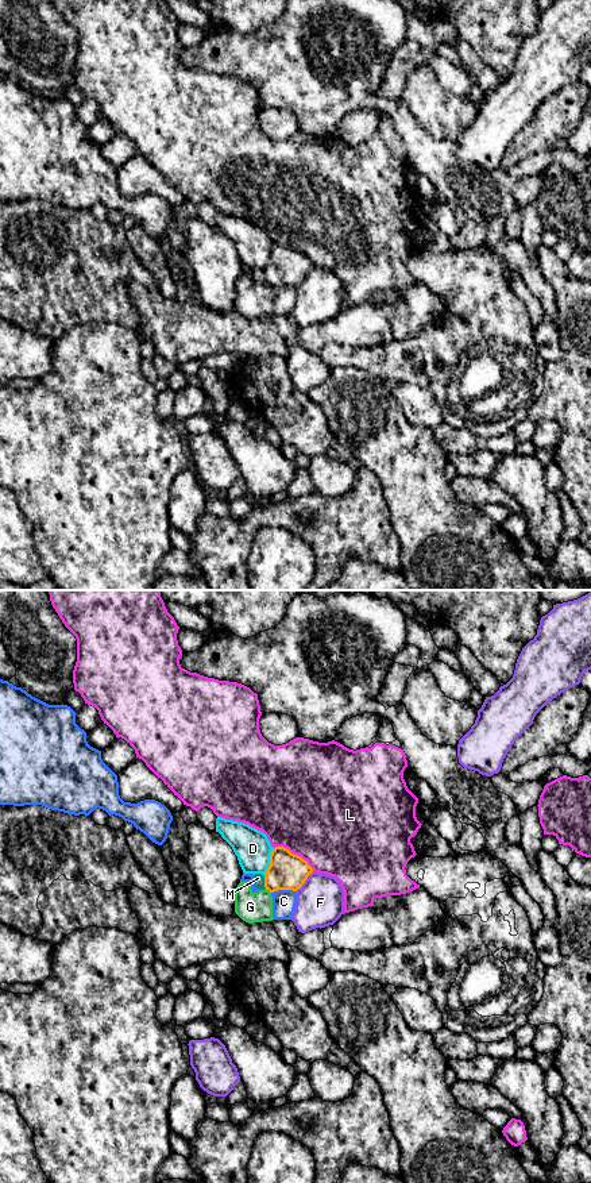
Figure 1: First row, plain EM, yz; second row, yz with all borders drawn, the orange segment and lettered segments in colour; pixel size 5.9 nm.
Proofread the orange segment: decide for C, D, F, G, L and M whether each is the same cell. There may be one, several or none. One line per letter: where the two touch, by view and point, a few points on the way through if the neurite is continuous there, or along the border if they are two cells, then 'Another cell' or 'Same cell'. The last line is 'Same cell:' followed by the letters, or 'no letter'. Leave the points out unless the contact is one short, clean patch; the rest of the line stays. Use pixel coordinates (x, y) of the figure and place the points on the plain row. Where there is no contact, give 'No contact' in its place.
C: Touches orange at yz (284, 284). Another cell
D: Touches orange at yz (270, 257). Another cell
F: Touches orange at yz (304, 277). Another cell
G: Touches orange at yz (267, 284). Boundary: yz (265, 284), (270, 288). Another cell
L: Touches orange at yz (293, 249). Another cell
M: Touches orange at yz (265, 277). Same cell
Same cell: M

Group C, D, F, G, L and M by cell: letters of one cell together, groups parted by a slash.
C G / D / F / L / M

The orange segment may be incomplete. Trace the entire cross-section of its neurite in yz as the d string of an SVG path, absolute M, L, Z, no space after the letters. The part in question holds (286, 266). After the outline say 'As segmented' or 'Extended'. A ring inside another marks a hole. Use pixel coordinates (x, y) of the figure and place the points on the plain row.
M275 242L270 250L270 261L264 270L254 270L254 281L270 288L278 285L297 286L302 282L313 263L301 251L285 242Z. Extended

